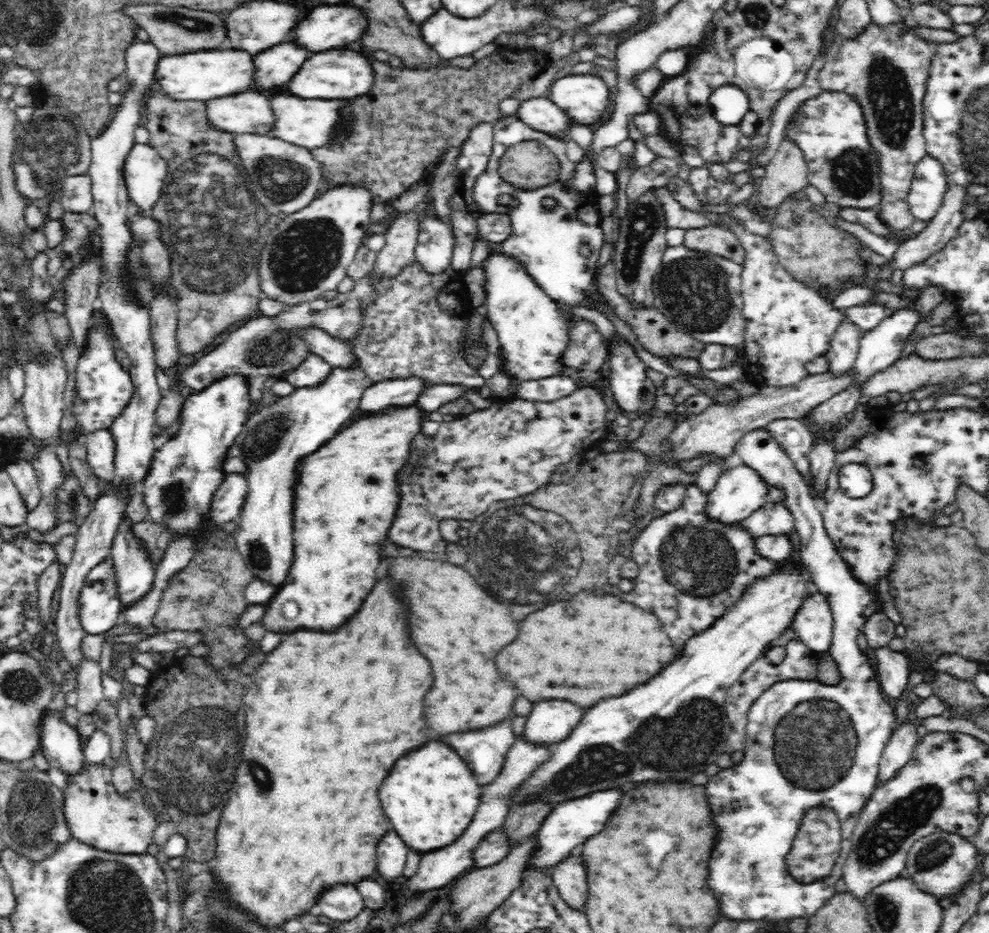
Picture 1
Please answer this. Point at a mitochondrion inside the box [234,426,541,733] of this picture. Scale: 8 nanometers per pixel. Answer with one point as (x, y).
(259, 557)

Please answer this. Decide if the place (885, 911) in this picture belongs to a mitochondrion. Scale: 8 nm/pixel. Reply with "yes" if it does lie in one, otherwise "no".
yes

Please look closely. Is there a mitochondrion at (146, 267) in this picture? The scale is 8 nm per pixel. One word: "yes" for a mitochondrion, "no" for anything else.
yes

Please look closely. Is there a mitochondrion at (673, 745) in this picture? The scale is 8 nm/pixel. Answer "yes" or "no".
yes

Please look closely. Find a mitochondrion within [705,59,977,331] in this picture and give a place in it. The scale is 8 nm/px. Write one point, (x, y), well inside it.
(852, 172)

